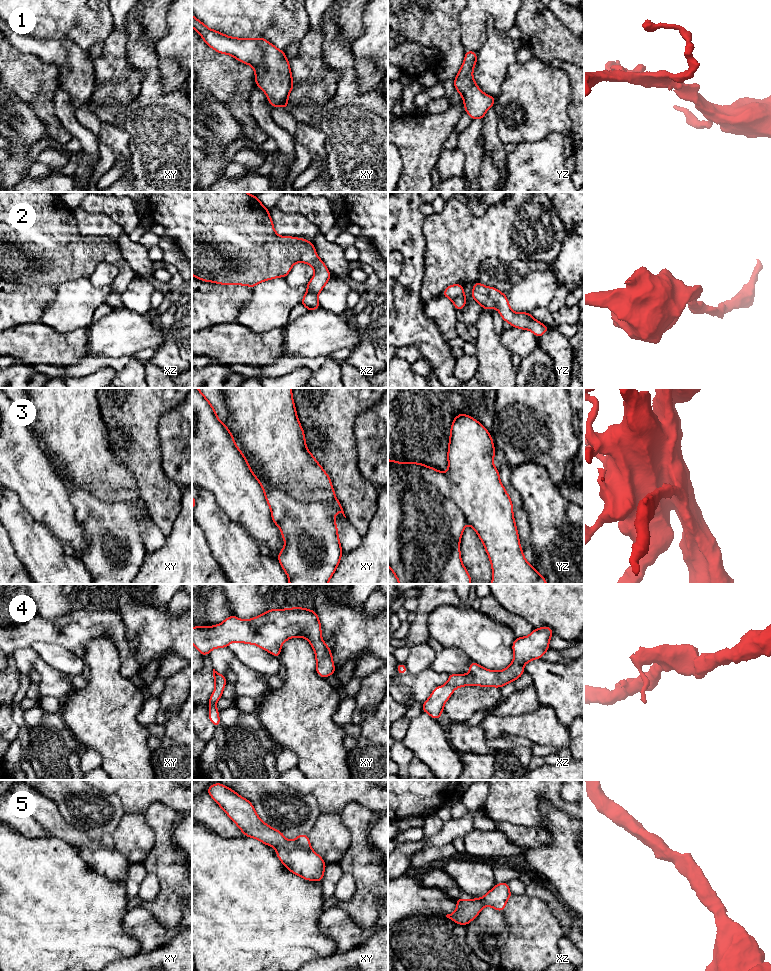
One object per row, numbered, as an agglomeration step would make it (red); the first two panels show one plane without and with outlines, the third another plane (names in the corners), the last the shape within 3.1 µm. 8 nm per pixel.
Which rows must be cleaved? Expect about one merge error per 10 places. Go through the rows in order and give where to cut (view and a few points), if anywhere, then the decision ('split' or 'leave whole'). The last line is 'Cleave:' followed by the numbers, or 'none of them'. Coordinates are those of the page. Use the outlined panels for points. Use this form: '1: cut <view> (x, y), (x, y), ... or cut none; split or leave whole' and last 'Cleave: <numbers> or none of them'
1: cut none; leave whole
2: cut none; leave whole
3: cut none; leave whole
4: cut none; leave whole
5: cut none; leave whole
Cleave: none of them

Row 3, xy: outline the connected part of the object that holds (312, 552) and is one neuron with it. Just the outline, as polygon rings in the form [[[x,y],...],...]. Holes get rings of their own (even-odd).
[[[196,388],[196,389],[213,408],[217,420],[226,427],[227,431],[230,433],[232,437],[235,447],[244,457],[250,472],[258,480],[263,489],[266,501],[271,510],[272,521],[280,528],[281,535],[285,541],[285,546],[279,552],[277,559],[288,576],[289,584],[328,584],[330,578],[335,573],[339,565],[341,556],[343,554],[340,540],[338,537],[337,524],[333,518],[339,512],[341,512],[345,518],[346,516],[344,514],[340,502],[336,499],[336,495],[329,475],[324,471],[323,467],[316,461],[314,455],[311,454],[307,449],[305,433],[298,420],[294,400],[292,397],[292,388]]]

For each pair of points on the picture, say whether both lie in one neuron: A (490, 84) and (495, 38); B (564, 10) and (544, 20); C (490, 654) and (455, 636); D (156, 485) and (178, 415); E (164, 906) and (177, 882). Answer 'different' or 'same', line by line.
A: same
B: different
C: same
D: different
E: same

